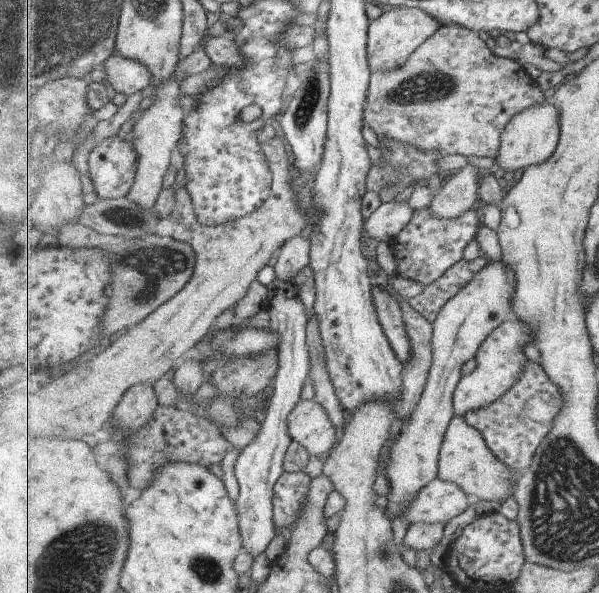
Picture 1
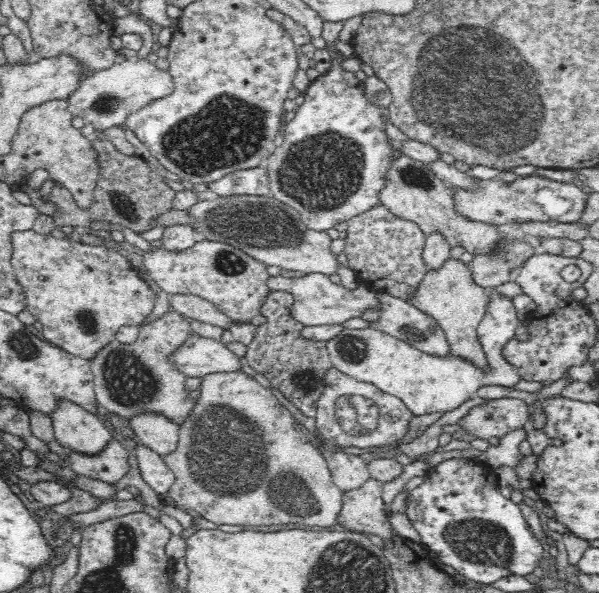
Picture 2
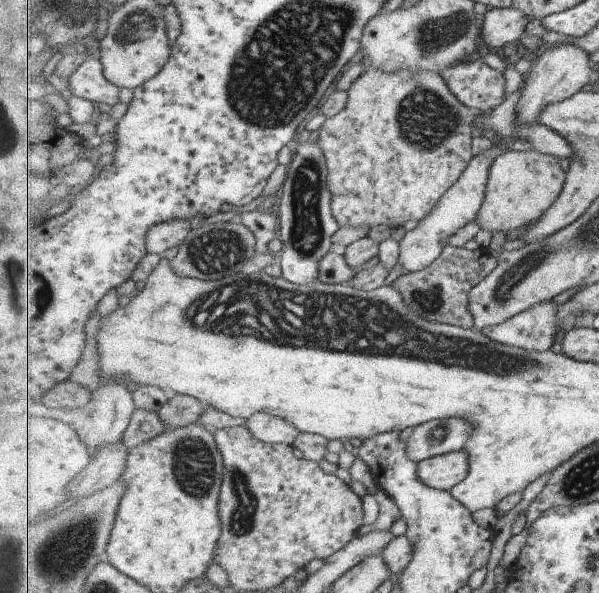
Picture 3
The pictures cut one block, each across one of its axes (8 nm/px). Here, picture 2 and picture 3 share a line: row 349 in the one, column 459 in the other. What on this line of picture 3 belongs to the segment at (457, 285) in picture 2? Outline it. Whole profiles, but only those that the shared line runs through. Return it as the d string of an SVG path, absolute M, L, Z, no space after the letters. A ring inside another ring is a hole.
M466 449L438 455L419 463L420 480L435 489L451 491L470 474L470 455Z

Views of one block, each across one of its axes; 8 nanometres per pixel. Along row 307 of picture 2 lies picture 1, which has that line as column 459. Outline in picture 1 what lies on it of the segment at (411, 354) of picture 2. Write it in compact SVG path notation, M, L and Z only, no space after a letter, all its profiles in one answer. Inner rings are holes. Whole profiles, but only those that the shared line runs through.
M437 477L429 486L425 486L411 502L405 504L404 522L444 524L451 518L463 514L471 505L468 496L459 484L447 482Z

